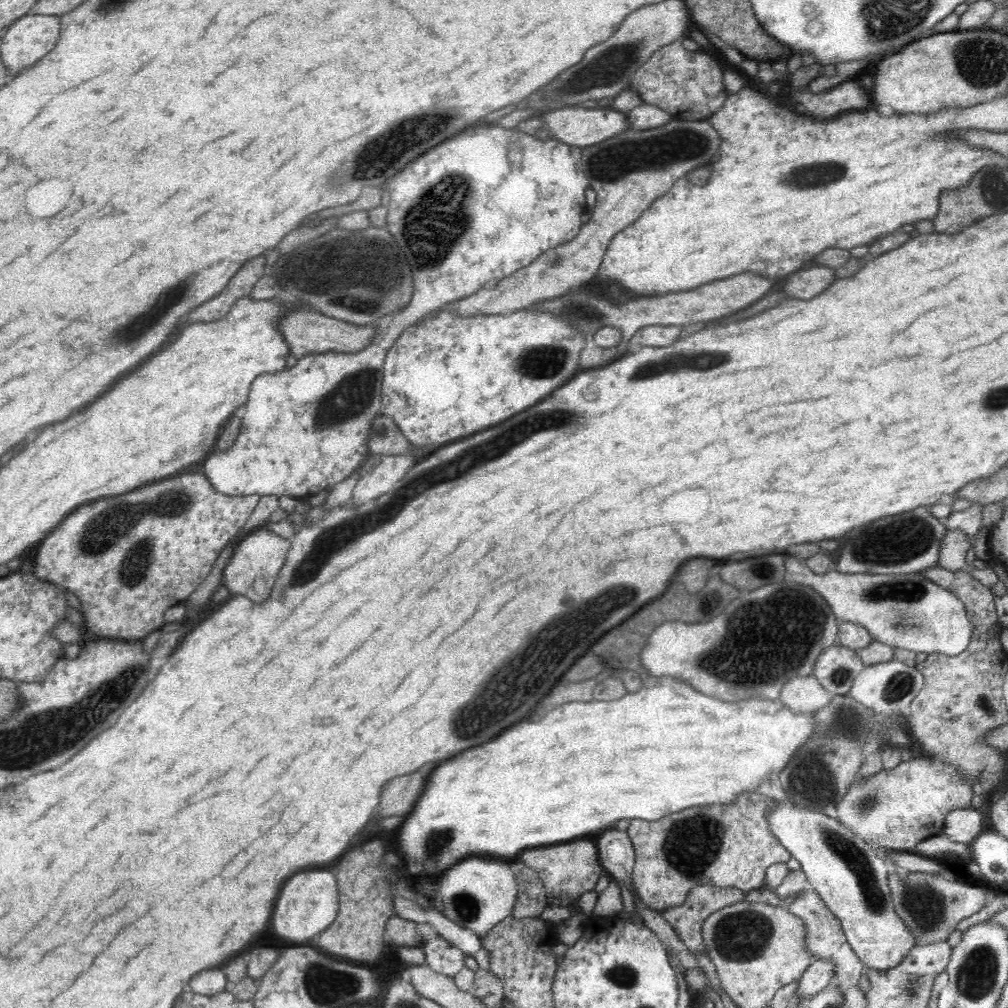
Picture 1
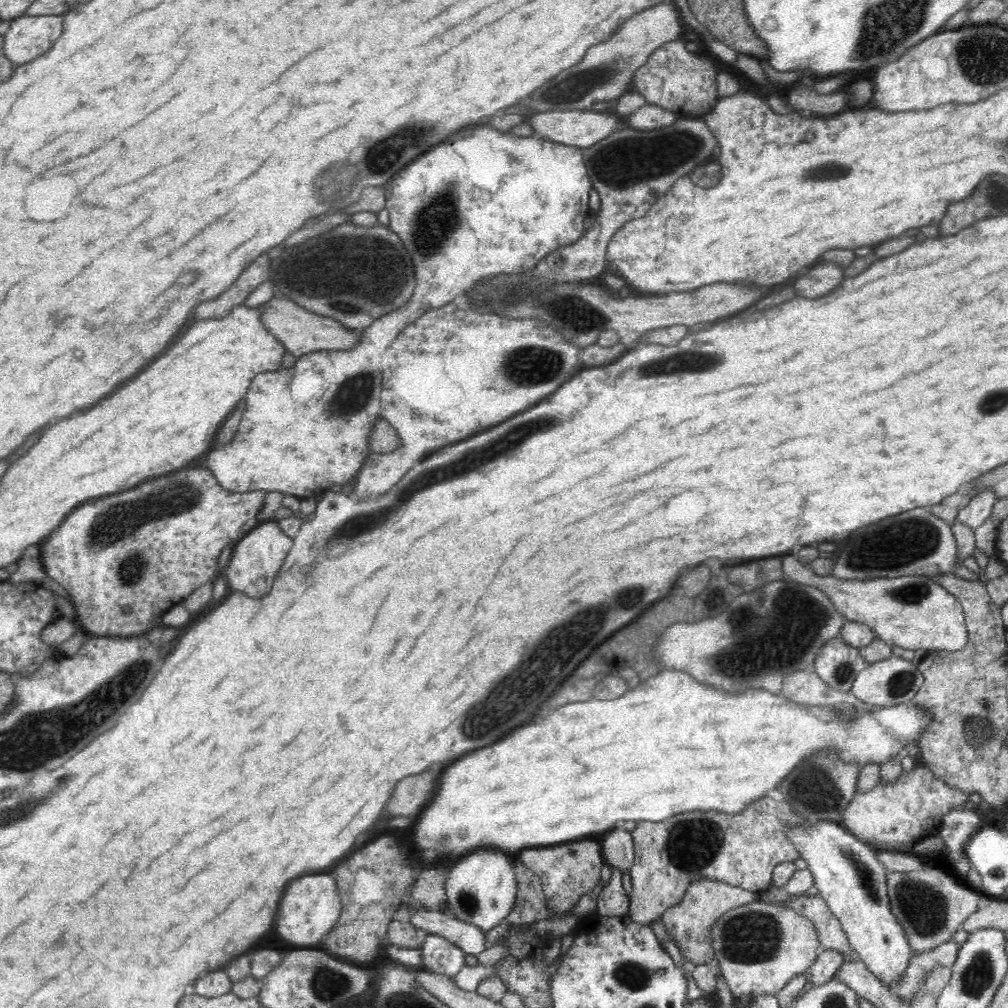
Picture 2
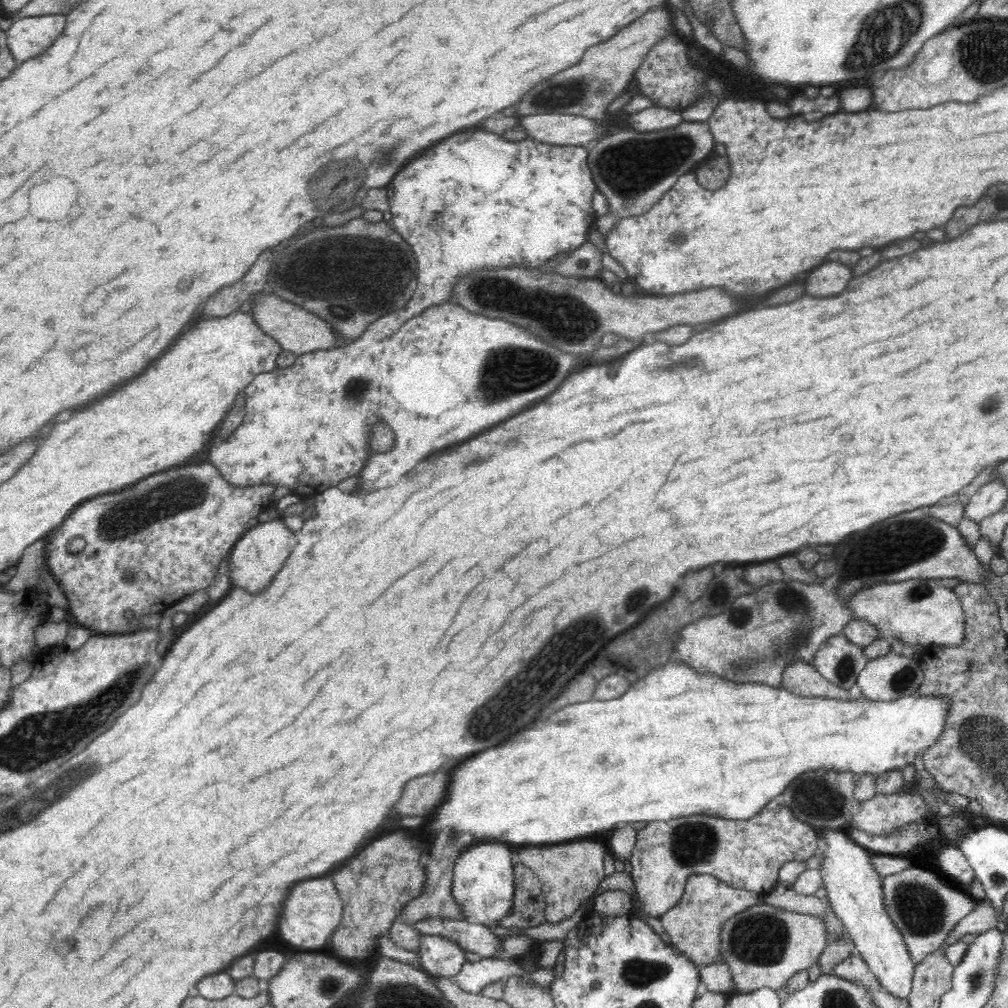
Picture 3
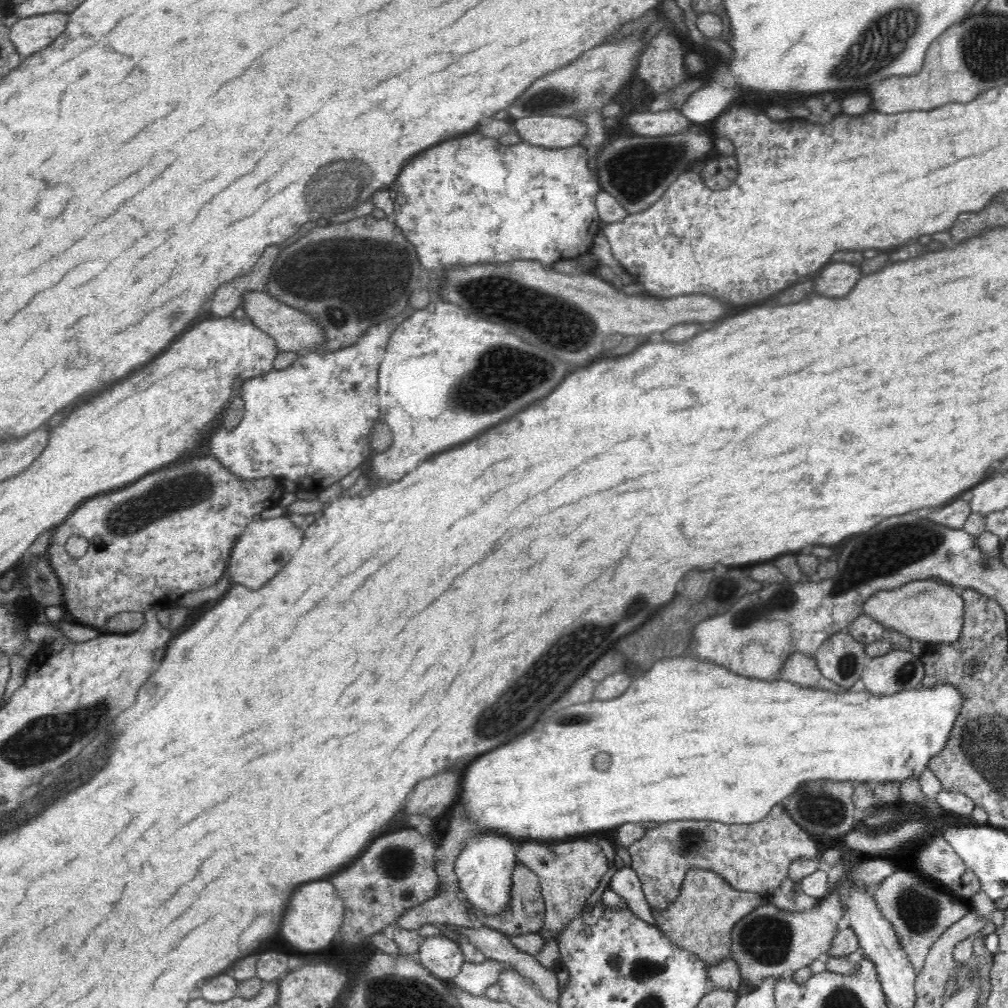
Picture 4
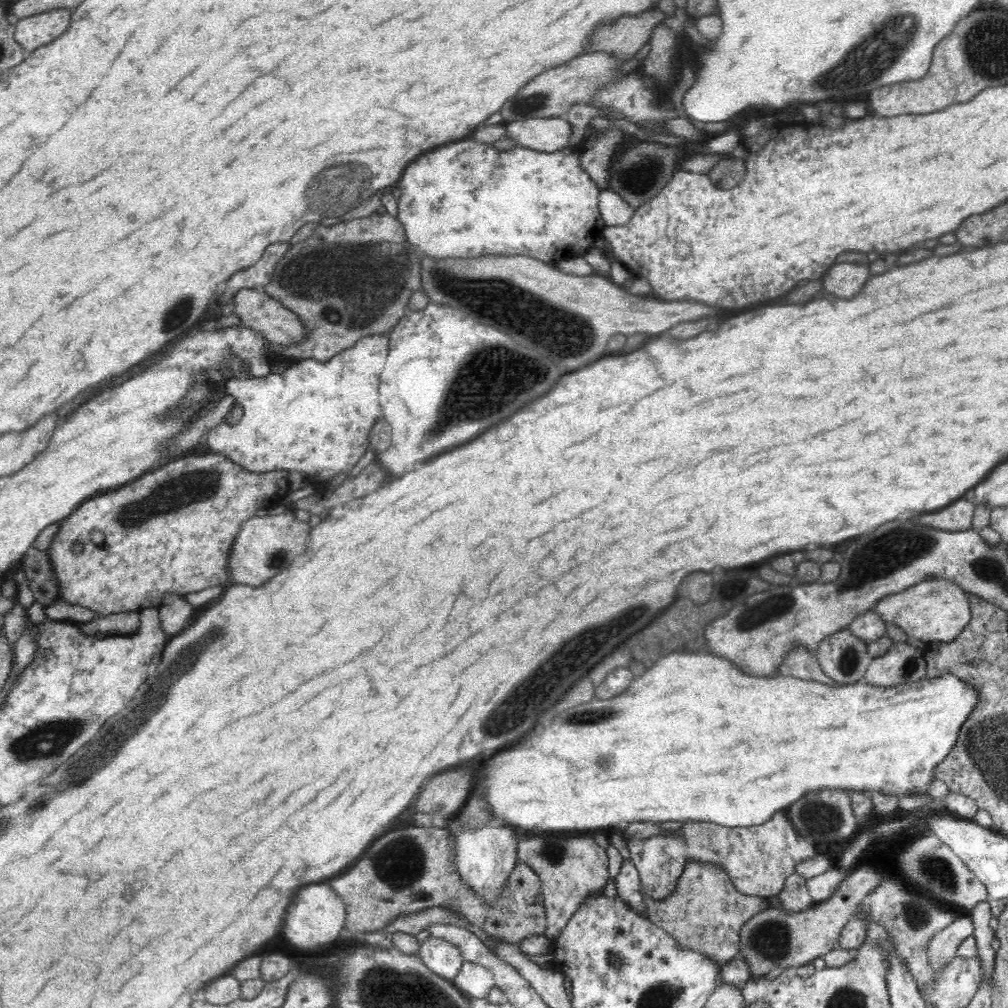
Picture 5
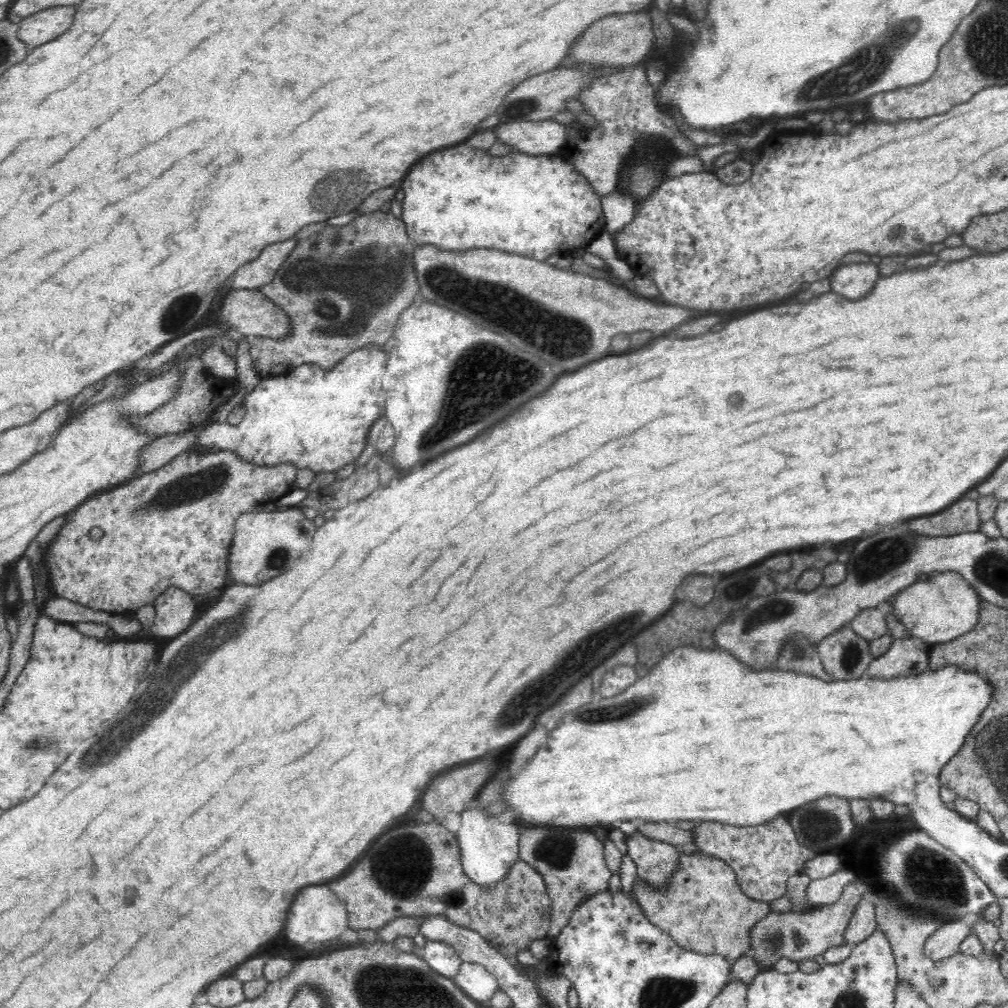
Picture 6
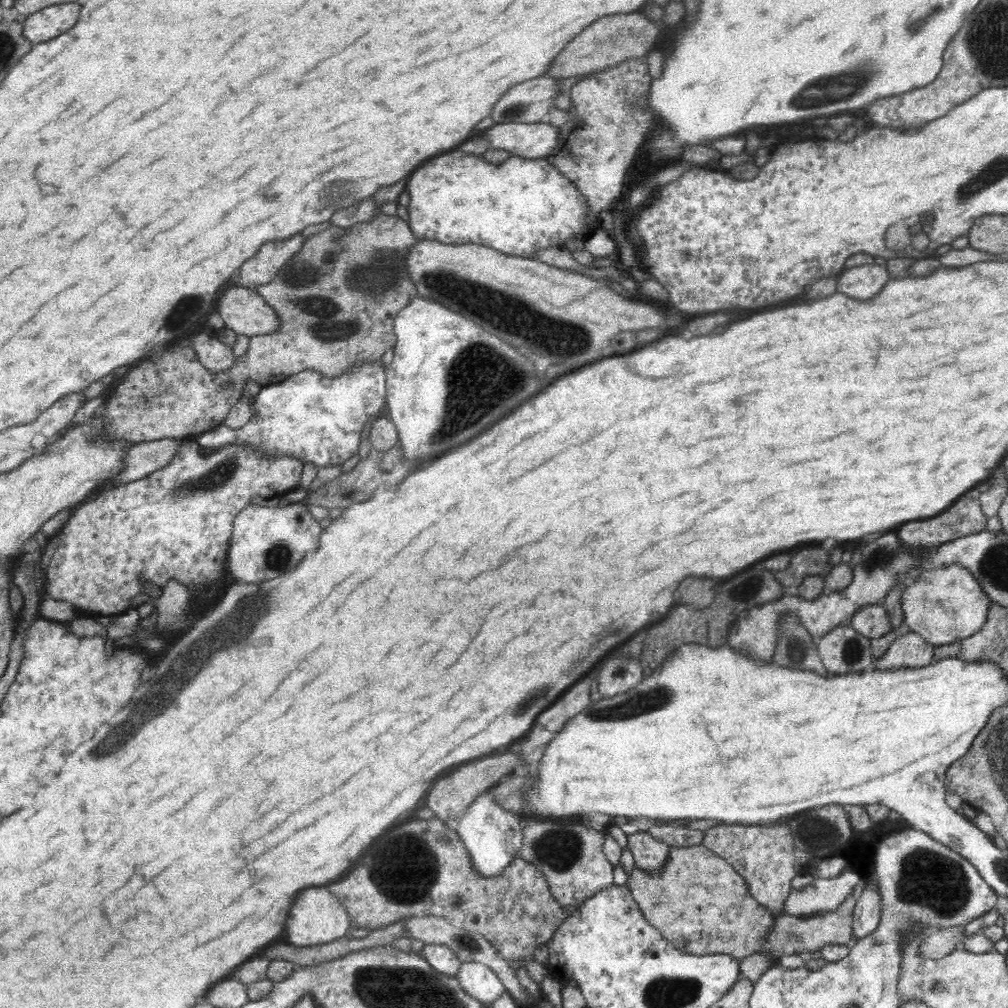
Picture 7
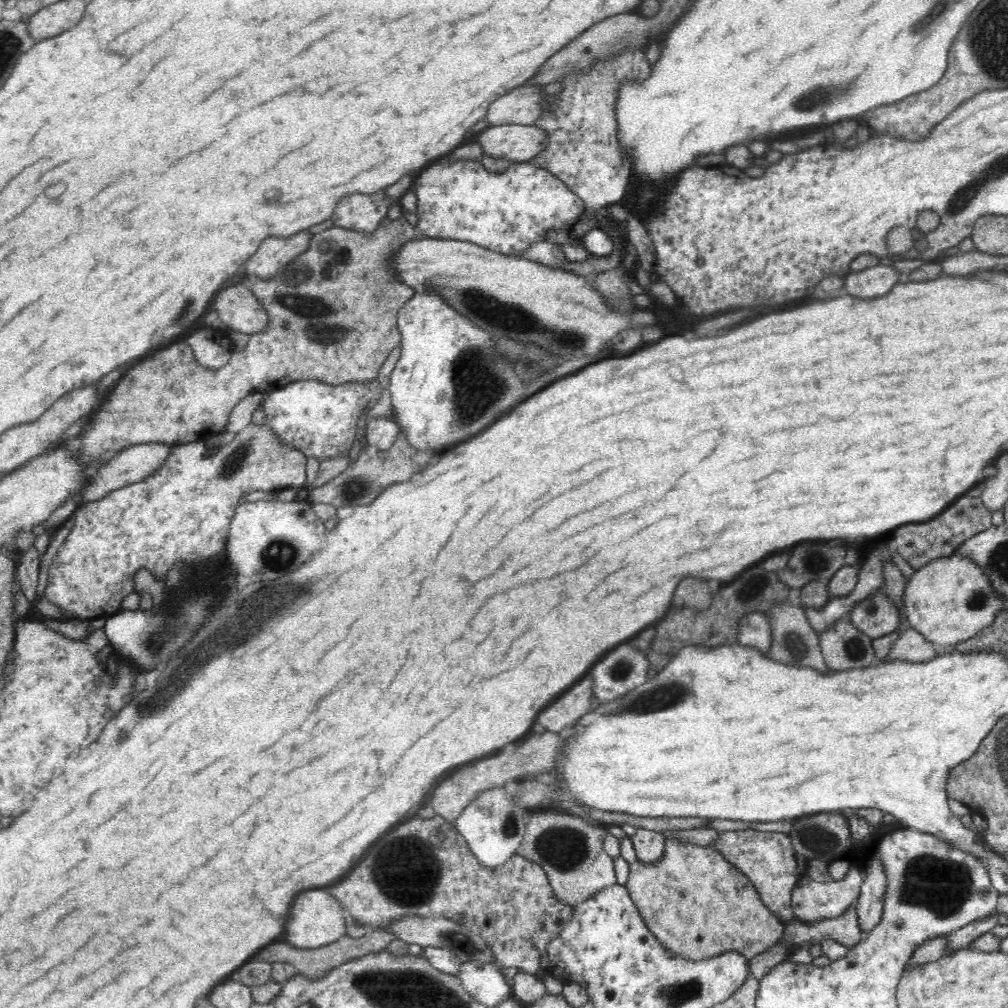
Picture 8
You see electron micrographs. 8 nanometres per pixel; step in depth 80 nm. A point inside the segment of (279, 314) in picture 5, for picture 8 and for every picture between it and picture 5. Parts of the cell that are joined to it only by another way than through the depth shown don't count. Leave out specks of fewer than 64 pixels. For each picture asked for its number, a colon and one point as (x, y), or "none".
6: (250, 313)
7: (242, 309)
8: (237, 307)

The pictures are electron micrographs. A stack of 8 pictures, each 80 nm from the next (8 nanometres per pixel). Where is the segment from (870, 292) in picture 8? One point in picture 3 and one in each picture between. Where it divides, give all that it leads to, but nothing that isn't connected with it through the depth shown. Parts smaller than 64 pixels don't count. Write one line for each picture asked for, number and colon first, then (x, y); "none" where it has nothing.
3: (829, 279)
4: (836, 279)
5: (844, 280)
6: (853, 281)
7: (863, 282)

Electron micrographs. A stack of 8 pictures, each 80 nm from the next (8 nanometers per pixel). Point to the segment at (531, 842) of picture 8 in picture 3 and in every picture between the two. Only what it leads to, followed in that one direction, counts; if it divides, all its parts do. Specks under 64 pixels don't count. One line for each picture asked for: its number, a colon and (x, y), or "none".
3: (570, 873)
4: (569, 872)
5: (571, 870)
6: (571, 860)
7: (570, 856)

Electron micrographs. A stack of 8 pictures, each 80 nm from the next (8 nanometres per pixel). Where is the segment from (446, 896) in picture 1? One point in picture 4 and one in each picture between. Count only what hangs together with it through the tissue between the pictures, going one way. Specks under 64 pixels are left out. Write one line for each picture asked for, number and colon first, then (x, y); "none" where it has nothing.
2: (481, 889)
3: (483, 883)
4: (484, 869)

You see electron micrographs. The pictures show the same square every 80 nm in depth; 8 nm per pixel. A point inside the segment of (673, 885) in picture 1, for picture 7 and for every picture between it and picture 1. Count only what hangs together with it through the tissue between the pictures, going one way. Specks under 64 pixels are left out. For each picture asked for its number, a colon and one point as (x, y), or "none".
2: (742, 850)
3: (747, 854)
4: (755, 857)
5: (759, 859)
6: (763, 858)
7: (765, 856)

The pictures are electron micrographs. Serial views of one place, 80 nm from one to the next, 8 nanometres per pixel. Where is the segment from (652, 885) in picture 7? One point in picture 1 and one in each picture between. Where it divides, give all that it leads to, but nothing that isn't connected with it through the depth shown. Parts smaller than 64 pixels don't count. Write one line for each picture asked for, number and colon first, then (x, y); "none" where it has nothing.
1: (687, 920)
2: (689, 923)
3: (694, 924)
4: (701, 920)
5: (706, 913)
6: (702, 908)

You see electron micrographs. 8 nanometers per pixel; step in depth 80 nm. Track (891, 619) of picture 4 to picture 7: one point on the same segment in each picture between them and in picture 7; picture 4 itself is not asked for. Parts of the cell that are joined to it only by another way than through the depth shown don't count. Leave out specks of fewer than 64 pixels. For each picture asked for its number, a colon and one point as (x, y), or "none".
5: (937, 610)
6: (944, 607)
7: (946, 604)

